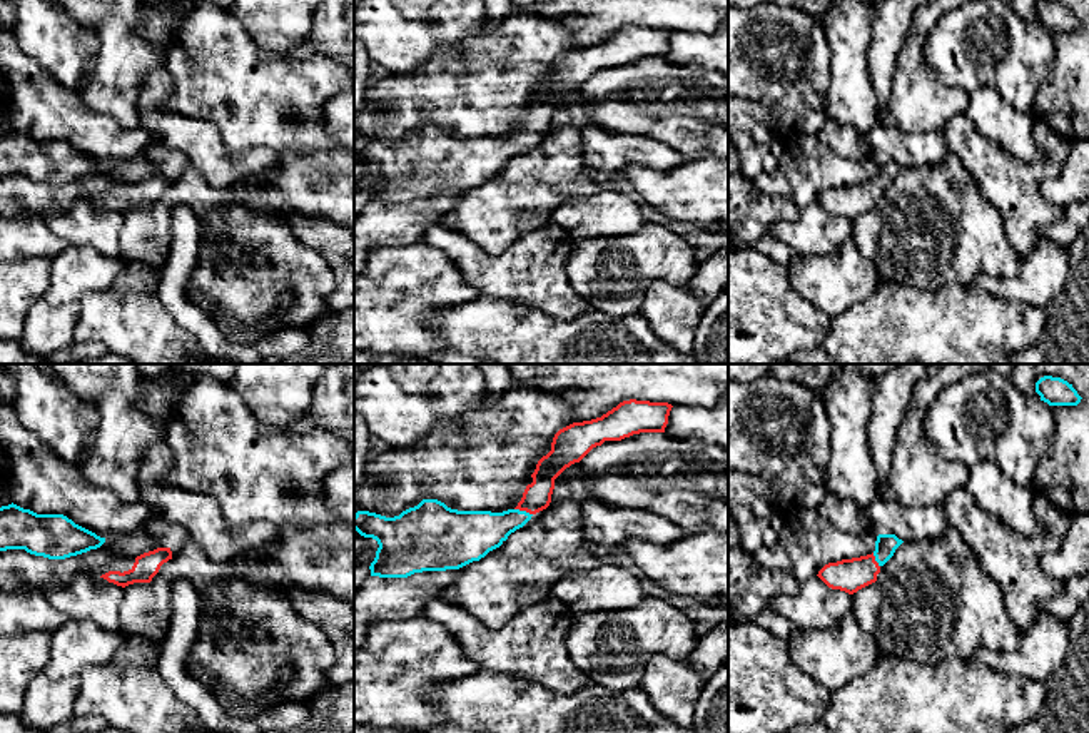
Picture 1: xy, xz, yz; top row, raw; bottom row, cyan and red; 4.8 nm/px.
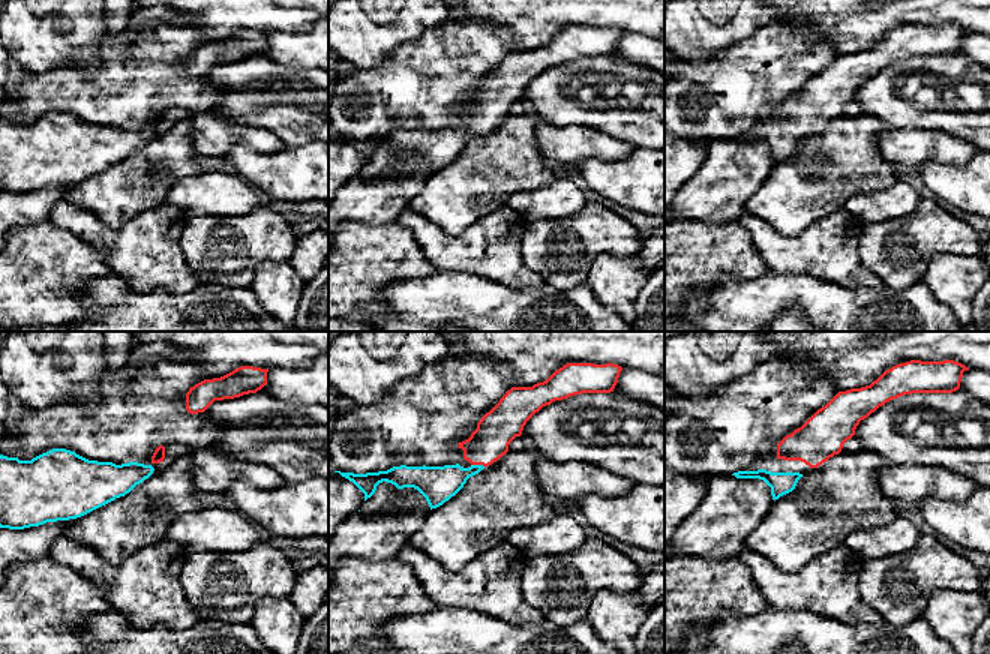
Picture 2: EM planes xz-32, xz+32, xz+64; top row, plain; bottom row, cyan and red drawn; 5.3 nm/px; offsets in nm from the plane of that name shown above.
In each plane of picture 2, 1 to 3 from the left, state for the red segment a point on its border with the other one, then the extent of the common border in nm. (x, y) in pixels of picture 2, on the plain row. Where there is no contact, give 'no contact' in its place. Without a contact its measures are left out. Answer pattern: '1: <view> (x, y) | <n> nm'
1: no contact
2: xz+32 (477, 129) | 70 nm
3: no contact

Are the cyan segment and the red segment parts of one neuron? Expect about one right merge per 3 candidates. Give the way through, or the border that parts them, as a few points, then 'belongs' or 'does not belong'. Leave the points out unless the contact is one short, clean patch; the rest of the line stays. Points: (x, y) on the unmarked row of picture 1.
runs through xz (476, 159), (503, 151), (523, 137), (536, 122); belongs

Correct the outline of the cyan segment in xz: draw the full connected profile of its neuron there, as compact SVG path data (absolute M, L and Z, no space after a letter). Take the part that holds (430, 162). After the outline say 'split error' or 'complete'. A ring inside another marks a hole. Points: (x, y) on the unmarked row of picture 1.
M623 27L601 43L560 55L551 77L543 82L533 109L514 135L503 139L458 137L438 125L423 125L399 142L369 137L354 140L354 155L377 167L371 202L408 204L423 197L459 195L499 174L511 159L551 129L555 105L605 67L621 67L640 58L665 58L668 28Z; split error

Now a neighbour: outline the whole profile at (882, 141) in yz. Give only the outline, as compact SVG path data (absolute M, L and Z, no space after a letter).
M880 122L862 137L875 162L895 160L902 167L930 167L949 152L942 130L905 134L892 124Z

